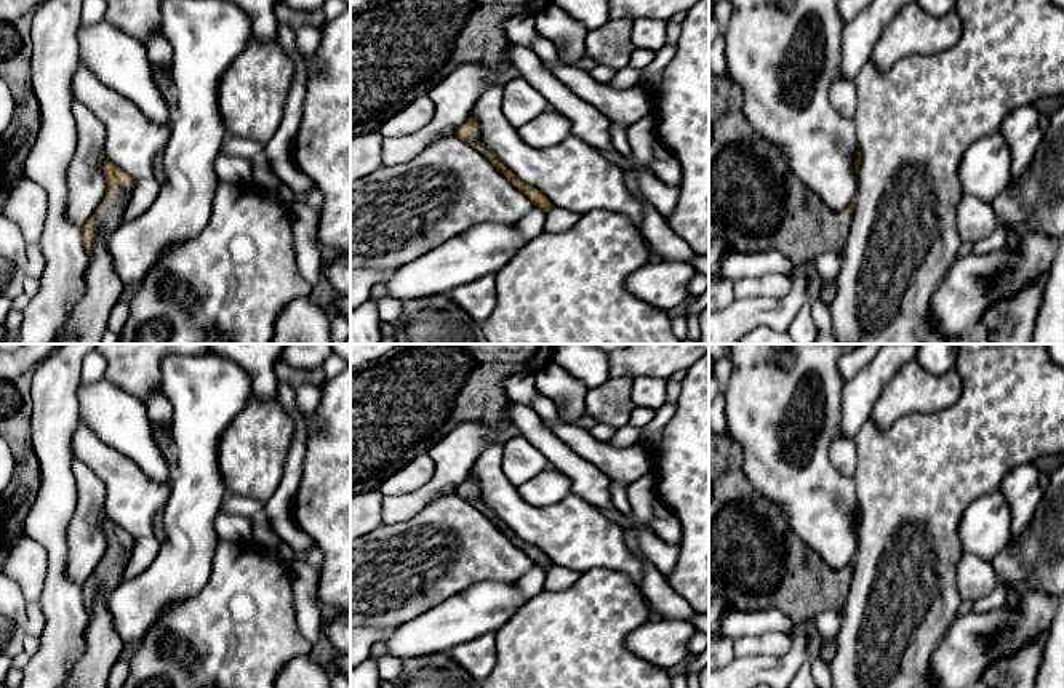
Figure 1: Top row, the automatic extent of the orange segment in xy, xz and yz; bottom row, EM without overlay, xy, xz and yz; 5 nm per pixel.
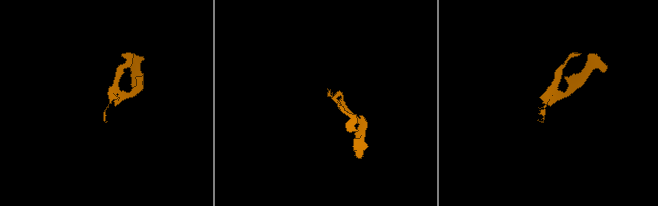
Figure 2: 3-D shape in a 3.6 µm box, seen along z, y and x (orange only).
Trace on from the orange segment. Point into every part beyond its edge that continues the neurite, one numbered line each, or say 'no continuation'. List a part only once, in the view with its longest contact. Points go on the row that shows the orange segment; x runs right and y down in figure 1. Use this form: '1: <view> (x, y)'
1: xy (111, 216)

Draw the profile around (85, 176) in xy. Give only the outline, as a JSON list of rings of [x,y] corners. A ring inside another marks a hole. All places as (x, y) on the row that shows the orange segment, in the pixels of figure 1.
[[[82,102],[72,104],[77,123],[77,146],[70,165],[67,166],[67,210],[66,216],[83,229],[86,221],[96,213],[106,195],[104,152],[106,126]]]

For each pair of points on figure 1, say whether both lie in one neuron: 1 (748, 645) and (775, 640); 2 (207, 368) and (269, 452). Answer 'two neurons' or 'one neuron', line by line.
1: one neuron
2: two neurons

